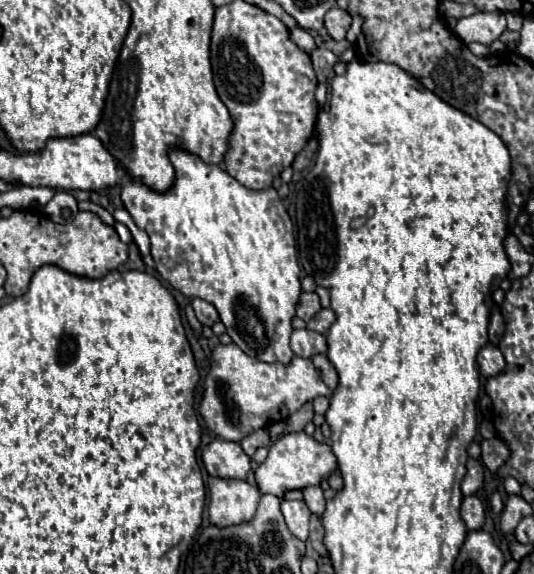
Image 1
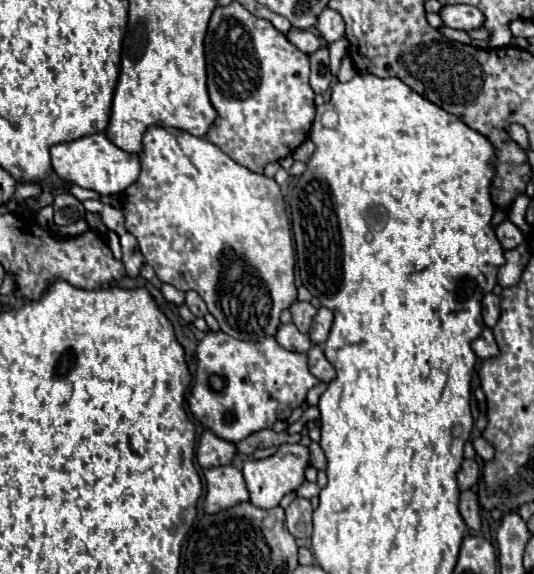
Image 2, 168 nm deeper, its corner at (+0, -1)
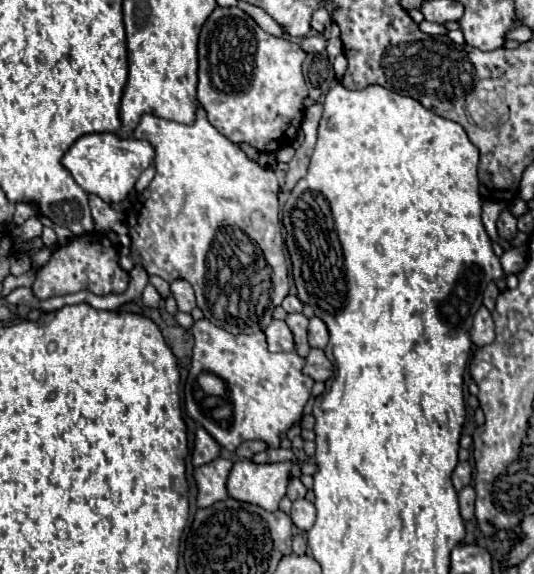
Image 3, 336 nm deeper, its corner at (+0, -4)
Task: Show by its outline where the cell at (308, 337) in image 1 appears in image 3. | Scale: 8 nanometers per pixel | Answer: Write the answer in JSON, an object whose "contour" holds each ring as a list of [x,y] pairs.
{"contour":[[[273,320],[265,328],[265,336],[267,336],[269,350],[273,350],[273,352],[293,352],[295,350],[293,334],[283,320]]]}

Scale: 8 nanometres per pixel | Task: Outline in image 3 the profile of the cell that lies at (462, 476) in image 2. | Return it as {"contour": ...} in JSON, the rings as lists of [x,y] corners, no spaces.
{"contour":[[[459,462],[459,464],[457,464],[457,468],[455,468],[453,476],[451,476],[453,486],[455,486],[457,492],[459,492],[461,488],[465,488],[465,486],[471,484],[471,474],[473,474],[473,470],[471,470],[471,464],[469,464],[469,462]]]}

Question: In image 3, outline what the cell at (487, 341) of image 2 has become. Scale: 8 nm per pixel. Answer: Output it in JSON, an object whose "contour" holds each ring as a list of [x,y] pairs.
{"contour":[[[481,306],[475,314],[473,328],[471,328],[471,340],[473,340],[475,346],[485,346],[485,344],[491,344],[495,340],[493,318],[491,318],[491,312],[485,306]]]}

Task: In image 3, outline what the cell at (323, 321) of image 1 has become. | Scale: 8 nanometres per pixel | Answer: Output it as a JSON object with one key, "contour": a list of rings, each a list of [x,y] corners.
{"contour":[[[319,318],[309,320],[309,346],[311,348],[325,348],[329,342],[327,326]]]}

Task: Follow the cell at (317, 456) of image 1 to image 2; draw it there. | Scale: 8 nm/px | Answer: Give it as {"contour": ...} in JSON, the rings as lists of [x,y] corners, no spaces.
{"contour":[[[283,443],[283,445],[279,445],[275,455],[267,457],[267,459],[261,459],[261,461],[247,461],[243,465],[243,477],[245,477],[247,489],[251,493],[251,503],[255,507],[261,507],[261,509],[277,507],[285,493],[299,489],[307,481],[305,471],[309,467],[309,459],[311,459],[311,453],[305,445]]]}

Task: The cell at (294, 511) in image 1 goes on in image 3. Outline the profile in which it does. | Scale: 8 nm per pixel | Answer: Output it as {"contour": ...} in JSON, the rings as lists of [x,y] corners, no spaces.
{"contour":[[[305,498],[295,500],[293,508],[291,508],[291,520],[299,530],[307,532],[315,522],[315,506],[313,506],[313,502],[309,502]]]}

